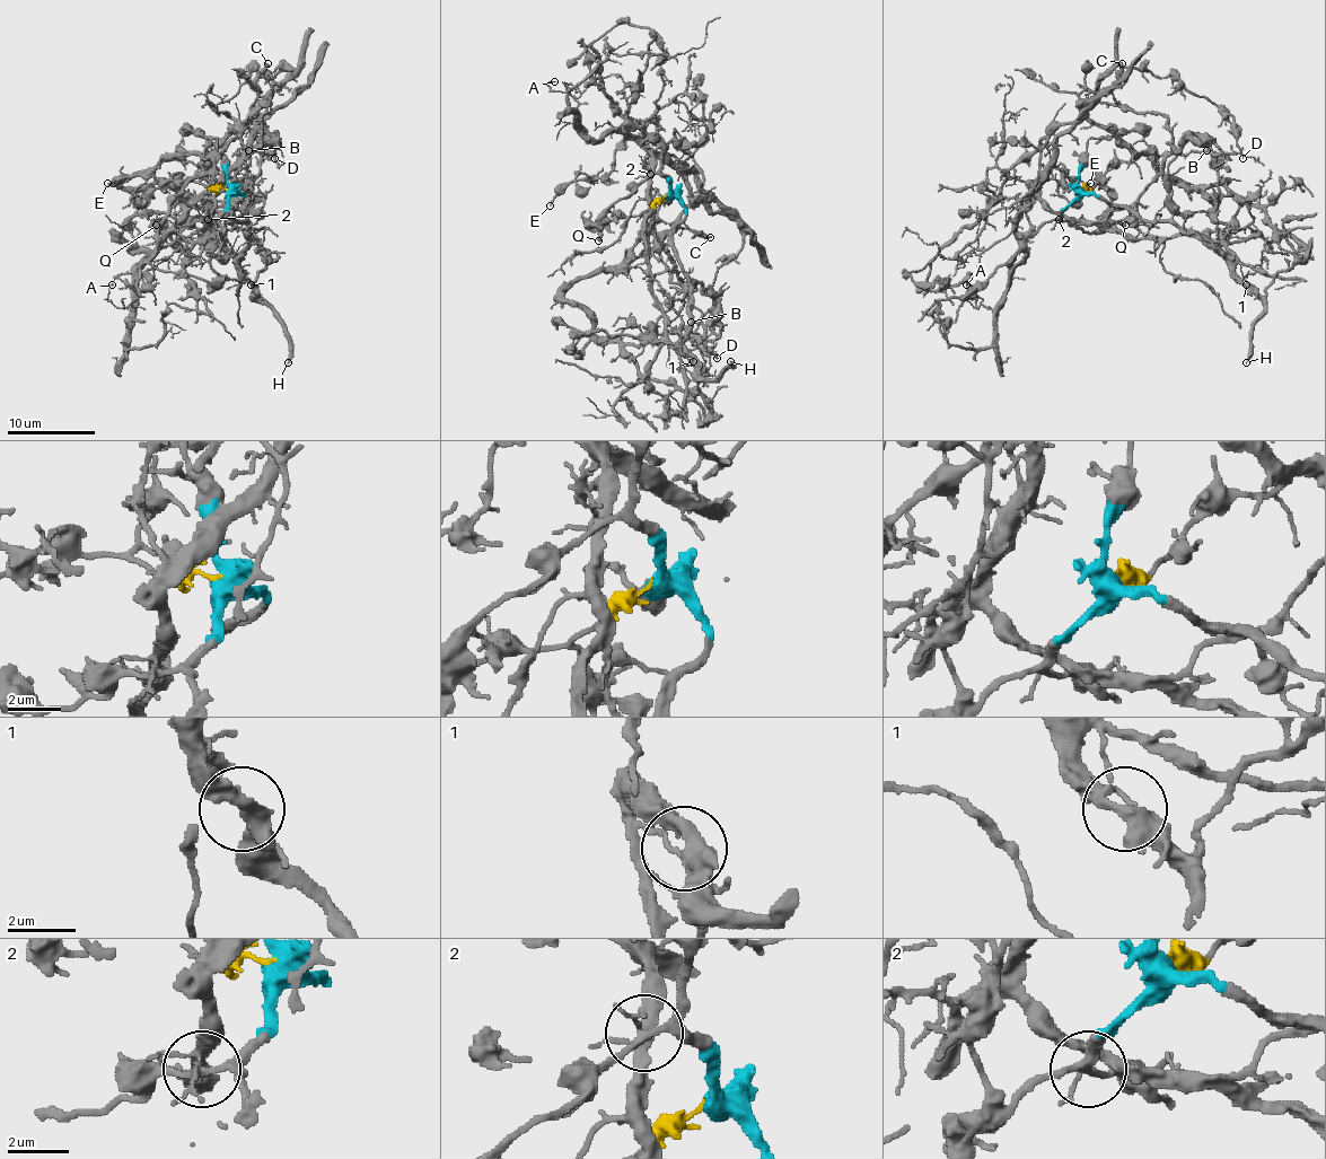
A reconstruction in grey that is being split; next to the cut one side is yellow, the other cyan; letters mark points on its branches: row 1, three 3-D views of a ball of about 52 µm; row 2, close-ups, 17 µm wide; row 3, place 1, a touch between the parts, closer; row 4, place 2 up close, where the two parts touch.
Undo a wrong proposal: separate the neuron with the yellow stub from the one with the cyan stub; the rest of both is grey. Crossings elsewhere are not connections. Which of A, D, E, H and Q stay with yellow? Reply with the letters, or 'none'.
A, D, E

